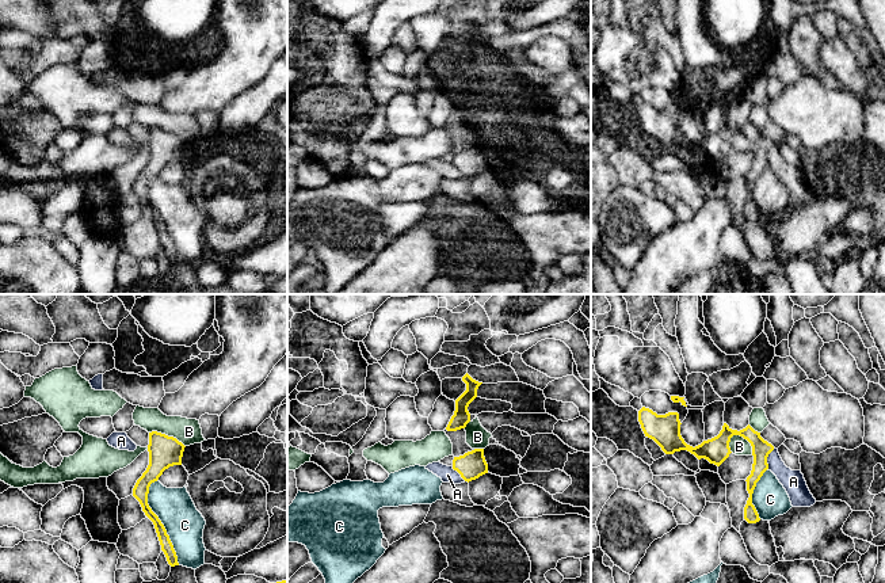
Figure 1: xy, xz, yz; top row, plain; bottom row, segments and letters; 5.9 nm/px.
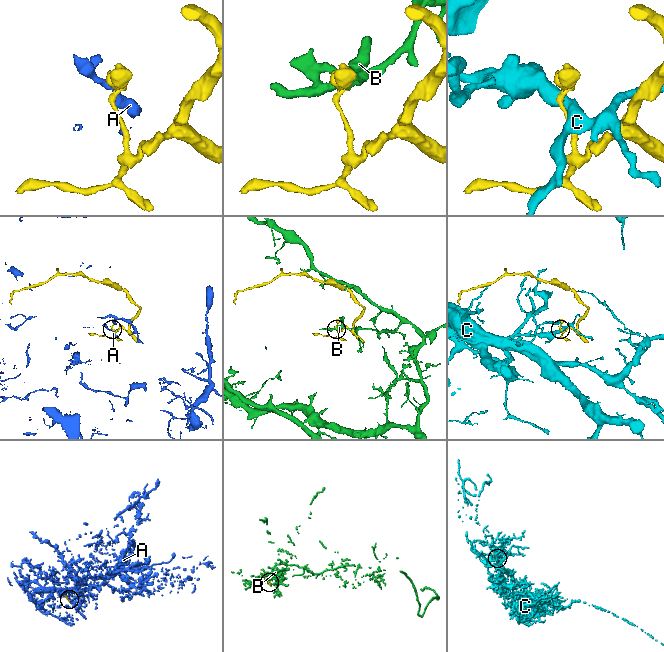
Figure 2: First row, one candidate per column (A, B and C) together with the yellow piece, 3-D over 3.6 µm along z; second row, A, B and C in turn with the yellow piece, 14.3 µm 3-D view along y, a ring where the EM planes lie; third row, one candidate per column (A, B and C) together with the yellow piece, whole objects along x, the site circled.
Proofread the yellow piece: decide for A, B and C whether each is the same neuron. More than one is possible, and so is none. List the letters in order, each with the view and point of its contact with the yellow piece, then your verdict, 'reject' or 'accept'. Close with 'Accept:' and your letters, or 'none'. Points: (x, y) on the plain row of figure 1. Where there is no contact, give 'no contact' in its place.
A: yz (766, 155) | reject
B: yz (746, 134) | reject
C: xy (160, 217) | reject
Accept: none

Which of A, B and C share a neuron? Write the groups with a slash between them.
A / B / C

